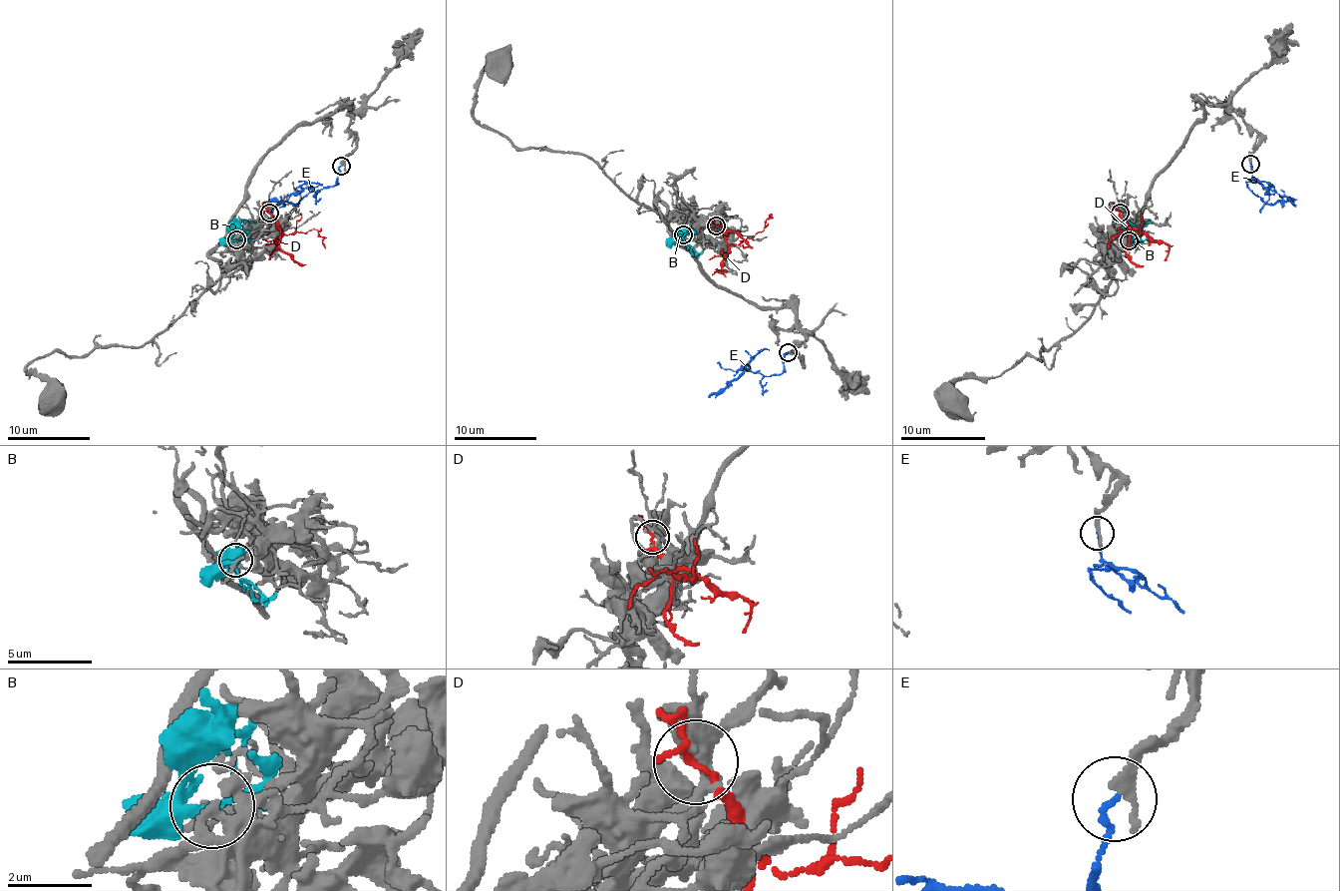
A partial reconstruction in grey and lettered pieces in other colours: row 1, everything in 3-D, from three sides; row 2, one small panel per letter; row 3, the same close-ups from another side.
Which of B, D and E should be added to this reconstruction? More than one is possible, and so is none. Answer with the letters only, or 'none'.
none

